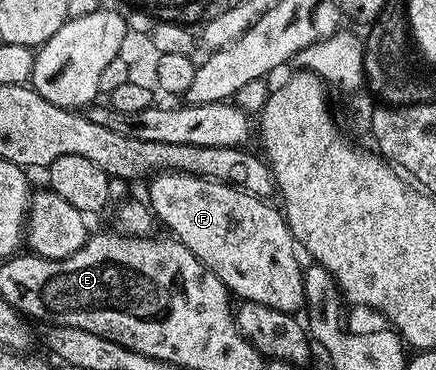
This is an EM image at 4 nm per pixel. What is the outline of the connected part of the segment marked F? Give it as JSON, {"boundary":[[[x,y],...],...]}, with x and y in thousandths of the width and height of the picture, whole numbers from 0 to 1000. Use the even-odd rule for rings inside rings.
{"boundary":[[[399,462],[356,473],[339,500],[339,551],[353,584],[369,603],[374,597],[390,616],[388,630],[415,649],[539,803],[656,846],[674,849],[700,830],[693,711],[688,714],[679,692],[683,676],[654,581],[633,557],[624,559],[624,551],[603,535],[509,500],[500,489]]]}

